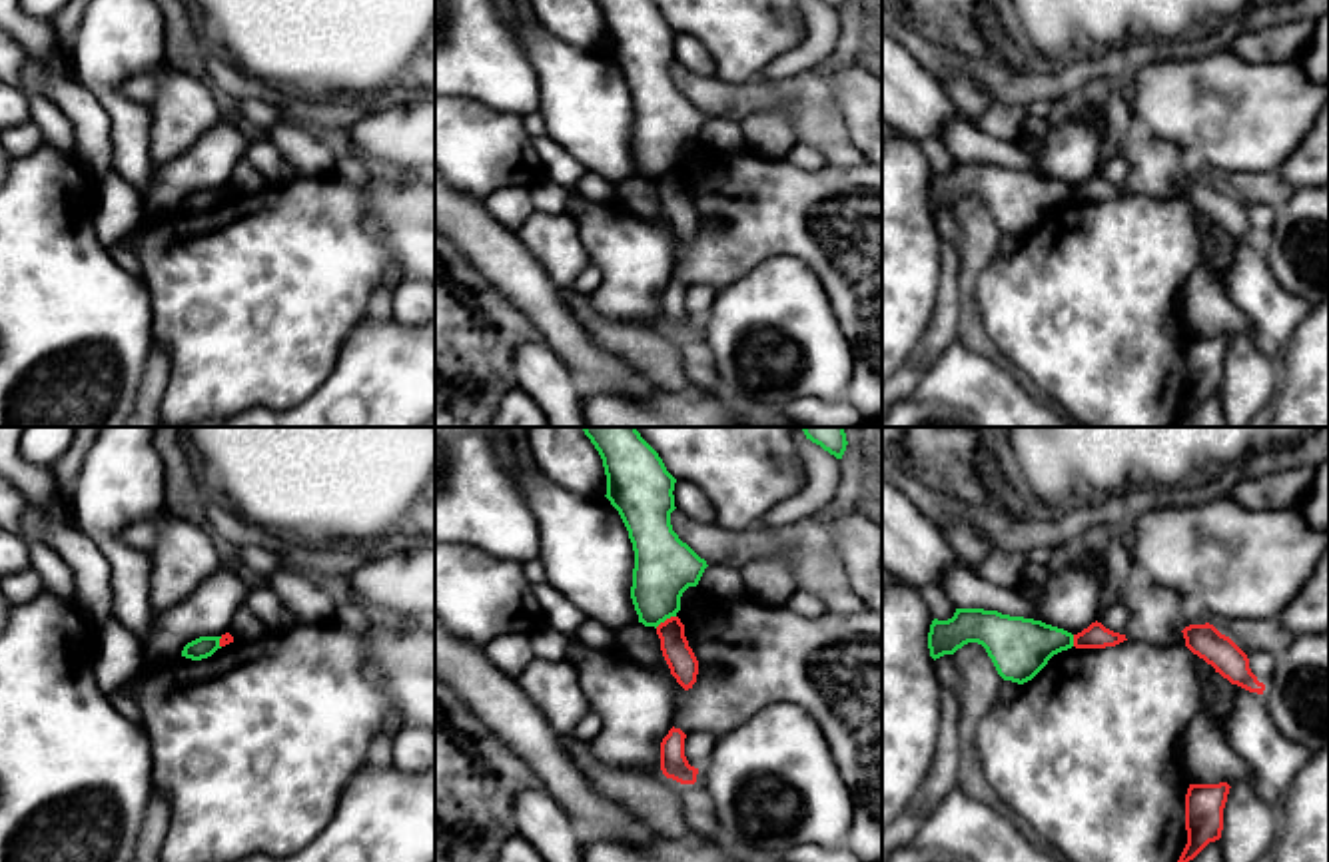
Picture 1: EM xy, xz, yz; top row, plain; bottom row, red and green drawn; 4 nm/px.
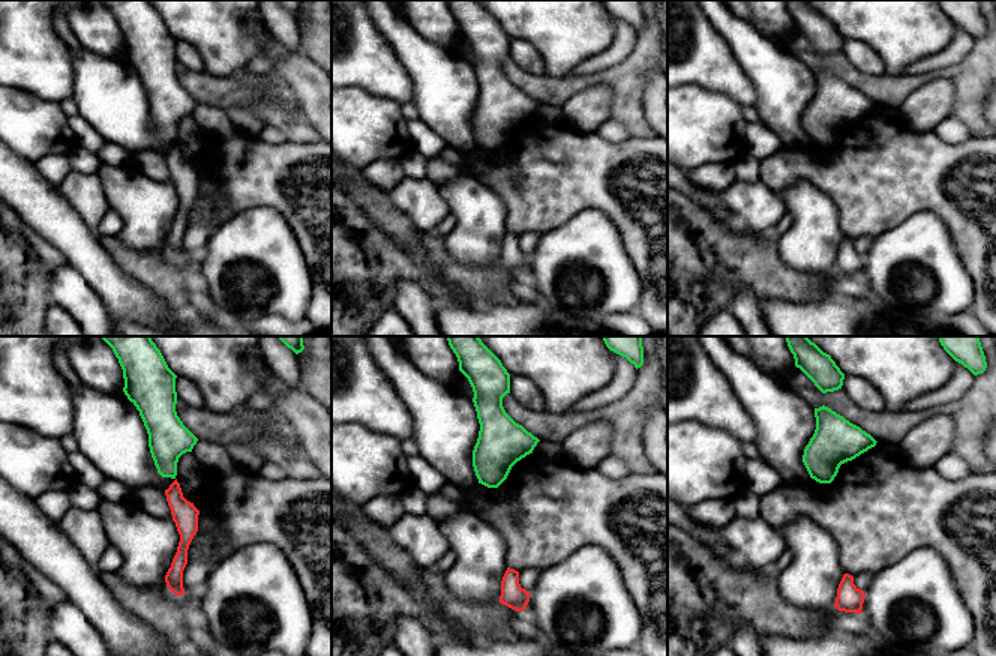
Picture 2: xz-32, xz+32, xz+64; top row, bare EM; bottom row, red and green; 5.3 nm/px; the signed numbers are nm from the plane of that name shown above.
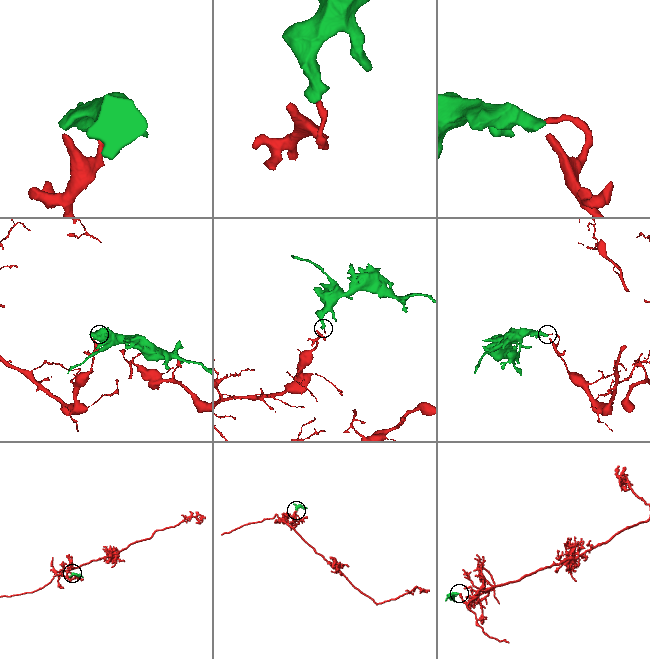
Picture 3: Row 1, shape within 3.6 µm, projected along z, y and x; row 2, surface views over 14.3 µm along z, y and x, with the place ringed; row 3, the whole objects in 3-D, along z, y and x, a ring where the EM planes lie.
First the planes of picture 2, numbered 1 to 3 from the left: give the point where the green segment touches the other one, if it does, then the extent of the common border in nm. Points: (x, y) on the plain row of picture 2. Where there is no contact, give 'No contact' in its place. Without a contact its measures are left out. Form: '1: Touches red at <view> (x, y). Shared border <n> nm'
1: No contact
2: No contact
3: No contact

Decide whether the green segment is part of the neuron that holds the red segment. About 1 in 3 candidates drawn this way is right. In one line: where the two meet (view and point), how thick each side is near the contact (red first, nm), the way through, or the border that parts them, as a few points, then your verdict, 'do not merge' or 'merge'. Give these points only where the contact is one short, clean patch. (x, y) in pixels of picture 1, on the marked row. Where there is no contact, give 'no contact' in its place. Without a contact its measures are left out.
meets red in xz at (667, 619); 120 nm thick on the red side, 240 nm on the other; border along xz (675, 615), (655, 627); do not merge

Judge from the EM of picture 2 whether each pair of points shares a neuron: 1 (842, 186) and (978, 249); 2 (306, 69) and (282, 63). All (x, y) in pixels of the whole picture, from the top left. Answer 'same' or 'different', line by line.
1: same
2: same

